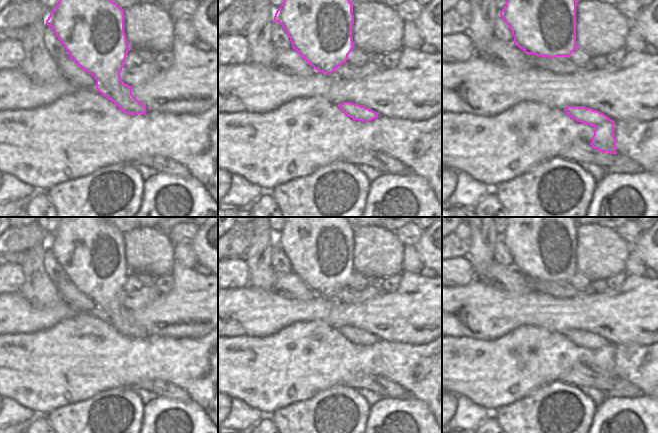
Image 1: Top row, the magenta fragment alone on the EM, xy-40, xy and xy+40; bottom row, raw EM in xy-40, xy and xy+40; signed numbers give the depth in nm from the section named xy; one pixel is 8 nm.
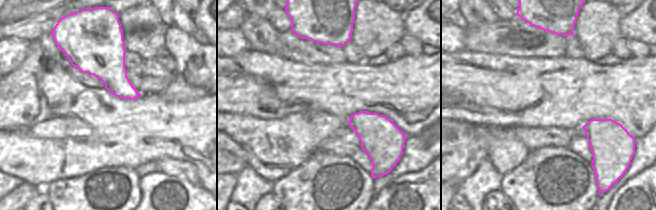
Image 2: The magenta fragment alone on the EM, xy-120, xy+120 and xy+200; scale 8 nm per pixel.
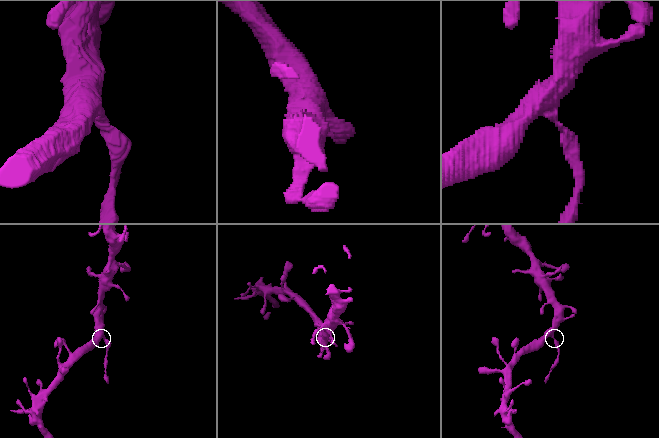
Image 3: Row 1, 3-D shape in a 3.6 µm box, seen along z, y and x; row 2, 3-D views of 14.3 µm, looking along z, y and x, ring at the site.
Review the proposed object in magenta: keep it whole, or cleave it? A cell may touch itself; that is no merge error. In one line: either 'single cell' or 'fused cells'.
fused cells

